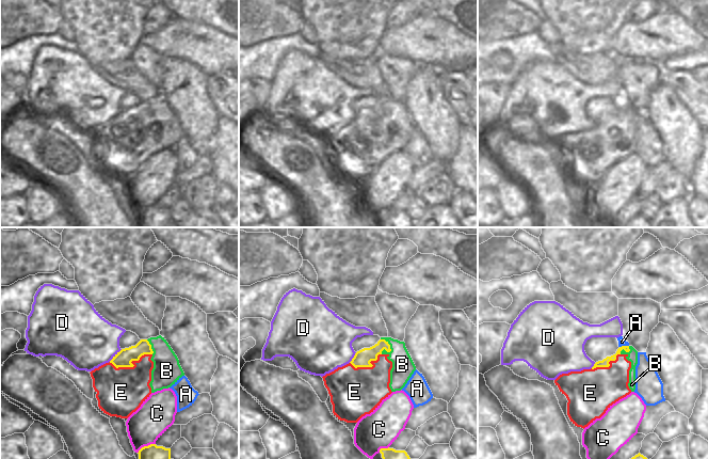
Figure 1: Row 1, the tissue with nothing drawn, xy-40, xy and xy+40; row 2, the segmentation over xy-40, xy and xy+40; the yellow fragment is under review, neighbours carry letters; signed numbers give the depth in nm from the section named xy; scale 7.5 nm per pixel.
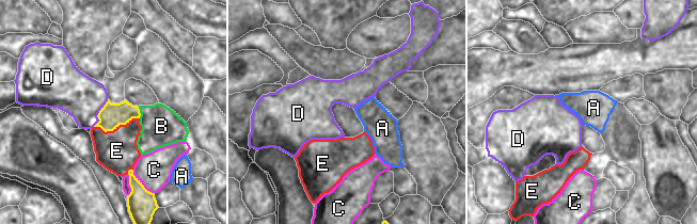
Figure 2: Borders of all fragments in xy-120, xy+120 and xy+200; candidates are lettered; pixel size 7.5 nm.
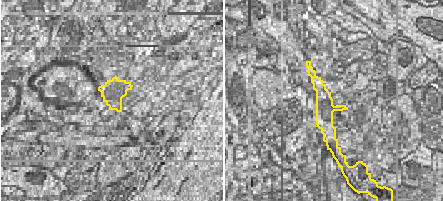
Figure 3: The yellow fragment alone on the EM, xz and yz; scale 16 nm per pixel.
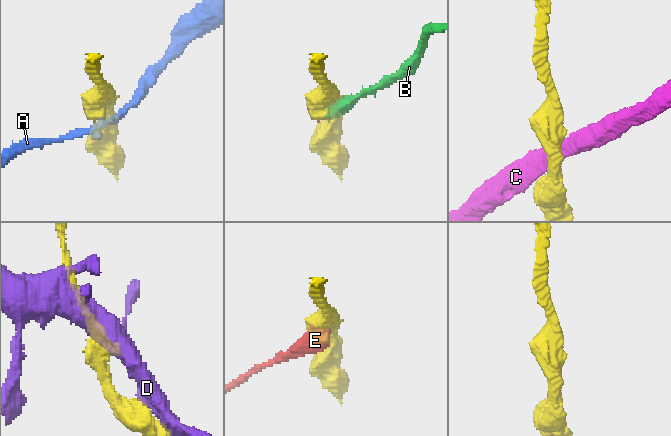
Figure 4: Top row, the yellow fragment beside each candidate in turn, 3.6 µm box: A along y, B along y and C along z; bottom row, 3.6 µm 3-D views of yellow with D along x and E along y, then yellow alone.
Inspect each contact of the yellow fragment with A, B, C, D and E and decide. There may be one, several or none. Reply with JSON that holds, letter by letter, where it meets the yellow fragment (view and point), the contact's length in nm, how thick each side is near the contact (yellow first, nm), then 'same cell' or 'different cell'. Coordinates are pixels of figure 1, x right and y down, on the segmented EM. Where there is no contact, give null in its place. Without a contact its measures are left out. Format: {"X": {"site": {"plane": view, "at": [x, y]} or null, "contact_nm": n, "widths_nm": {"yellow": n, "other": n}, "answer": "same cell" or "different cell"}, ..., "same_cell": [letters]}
{"A": {"site": {"plane": "xy+40", "at": [624, 346]}, "contact_nm": 70, "widths_nm": {"yellow": 60, "other": 60}, "answer": "different cell"}, "B": {"site": {"plane": "xy", "at": [389, 345]}, "contact_nm": 130, "widths_nm": {"yellow": 130, "other": 170}, "answer": "different cell"}, "C": {"site": {"plane": "xy-40", "at": [145, 446]}, "contact_nm": 150, "widths_nm": {"yellow": 110, "other": 260}, "answer": "different cell"}, "D": {"site": {"plane": "xy-40", "at": [115, 354]}, "contact_nm": 140, "widths_nm": {"yellow": 120, "other": 420}, "answer": "different cell"}, "E": {"site": {"plane": "xy-40", "at": [132, 366]}, "contact_nm": 340, "widths_nm": {"yellow": 120, "other": 360}, "answer": "different cell"}, "same_cell": []}

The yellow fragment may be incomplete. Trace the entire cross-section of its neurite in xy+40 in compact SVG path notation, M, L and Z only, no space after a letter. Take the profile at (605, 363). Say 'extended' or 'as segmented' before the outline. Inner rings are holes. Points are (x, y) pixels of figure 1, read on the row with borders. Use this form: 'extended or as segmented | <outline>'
as segmented | M622 346L617 349L616 353L611 355L611 357L607 357L606 359L604 359L602 361L598 361L594 364L594 366L592 367L592 369L596 368L596 367L609 367L610 364L609 362L610 361L615 361L616 360L616 355L617 354L621 354L621 351L622 350L625 350L626 352L629 352L630 349L629 349L629 346Z

